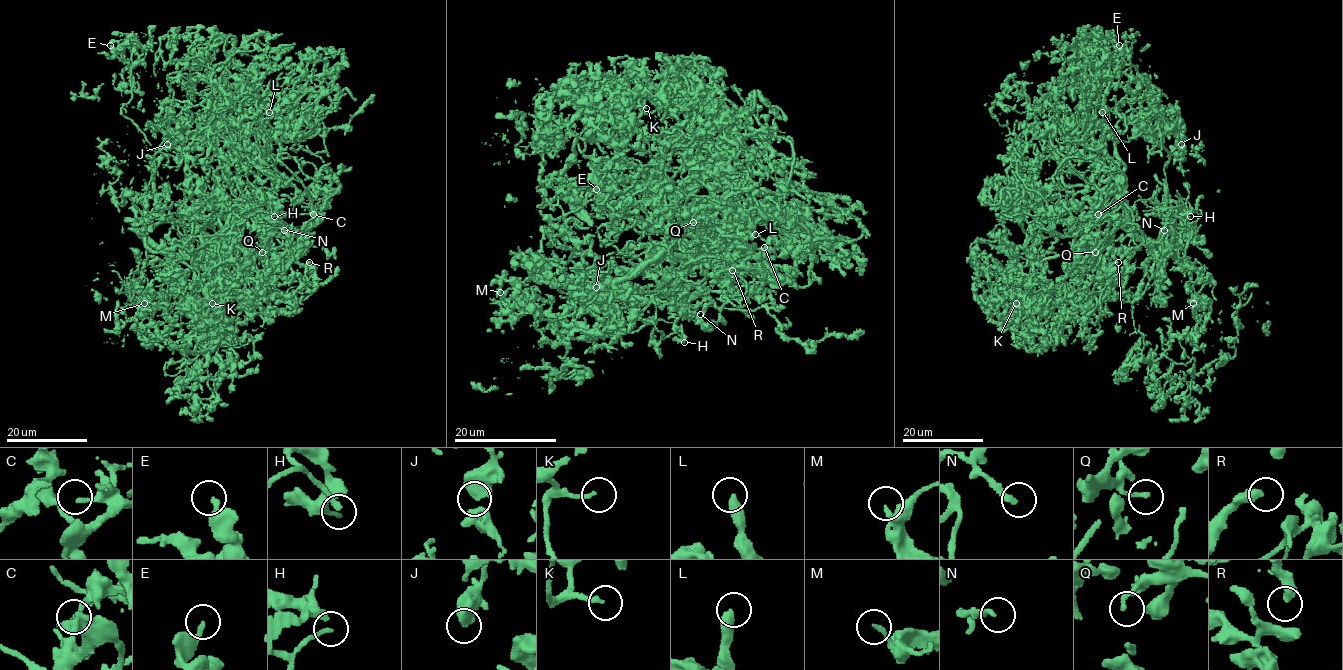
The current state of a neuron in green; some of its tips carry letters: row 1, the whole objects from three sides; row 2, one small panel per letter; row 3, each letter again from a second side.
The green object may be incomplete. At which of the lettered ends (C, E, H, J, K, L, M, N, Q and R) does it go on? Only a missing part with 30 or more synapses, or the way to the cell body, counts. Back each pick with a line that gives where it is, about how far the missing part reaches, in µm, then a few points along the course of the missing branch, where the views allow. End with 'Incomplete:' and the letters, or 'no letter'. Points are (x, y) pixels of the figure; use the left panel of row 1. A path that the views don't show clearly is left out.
H: Place: (274, 216). Missing length about 10 µm. Course of what is missing: (274, 216), (286, 224), (285, 229), (274, 239)
K: Place: (212, 303). Missing length about 9 µm. Course of what is missing: (212, 303), (219, 298), (231, 316)
L: Place: (269, 112). Missing length about 9 µm. Course of what is missing: (269, 112), (267, 102), (263, 111), (264, 120)
N: Place: (284, 230). Missing length about 10 µm. Course of what is missing: (284, 230), (283, 242), (273, 260)
Incomplete: H, K, L, N

